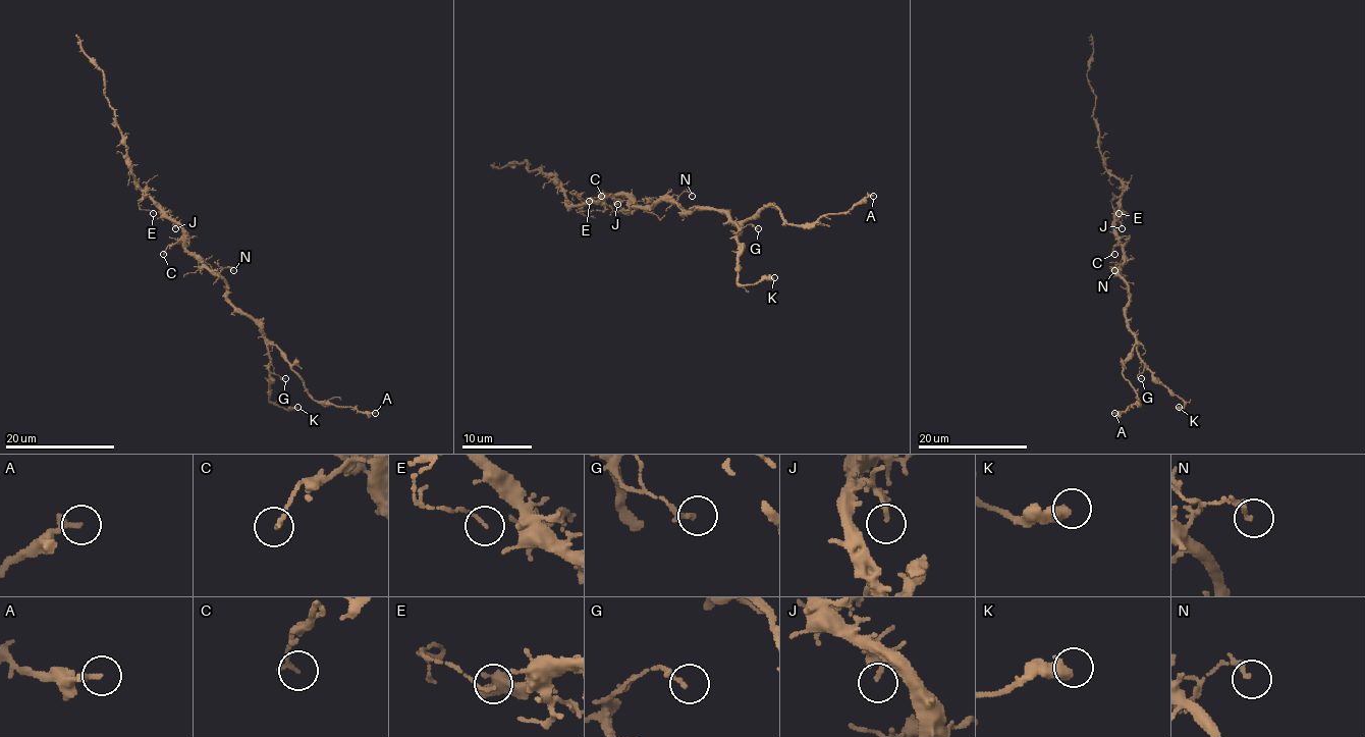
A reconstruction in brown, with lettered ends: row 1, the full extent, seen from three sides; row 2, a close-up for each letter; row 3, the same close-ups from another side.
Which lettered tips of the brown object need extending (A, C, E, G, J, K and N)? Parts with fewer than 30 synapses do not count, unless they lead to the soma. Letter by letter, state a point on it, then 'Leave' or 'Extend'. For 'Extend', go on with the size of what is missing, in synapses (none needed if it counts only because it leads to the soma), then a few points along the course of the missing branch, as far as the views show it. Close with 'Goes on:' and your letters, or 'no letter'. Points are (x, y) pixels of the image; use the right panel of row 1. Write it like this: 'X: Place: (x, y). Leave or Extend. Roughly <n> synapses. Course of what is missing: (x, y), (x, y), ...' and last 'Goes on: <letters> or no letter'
A: Place: (1114, 413). Leave
C: Place: (1114, 254). Leave
E: Place: (1118, 213). Leave
G: Place: (1141, 378). Leave
J: Place: (1122, 228). Leave
K: Place: (1179, 407). Leave
N: Place: (1114, 270). Leave
Goes on: no letter

